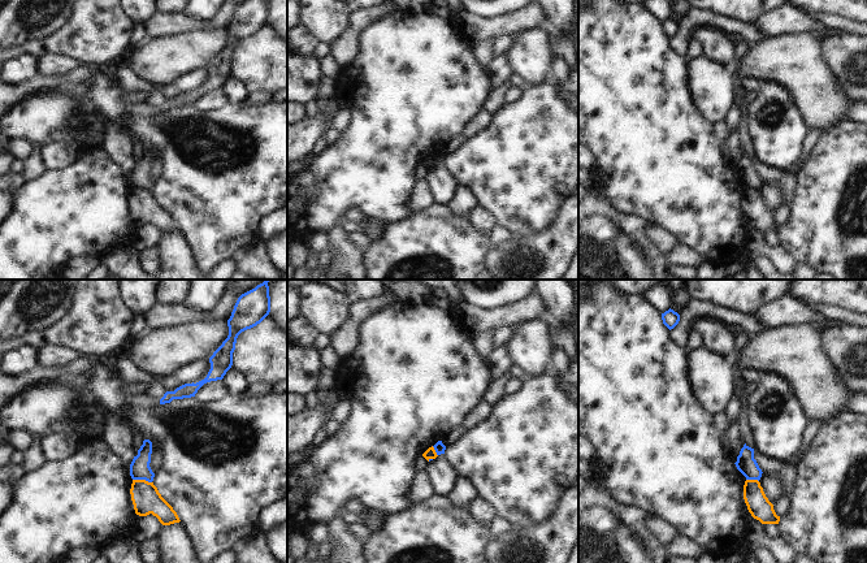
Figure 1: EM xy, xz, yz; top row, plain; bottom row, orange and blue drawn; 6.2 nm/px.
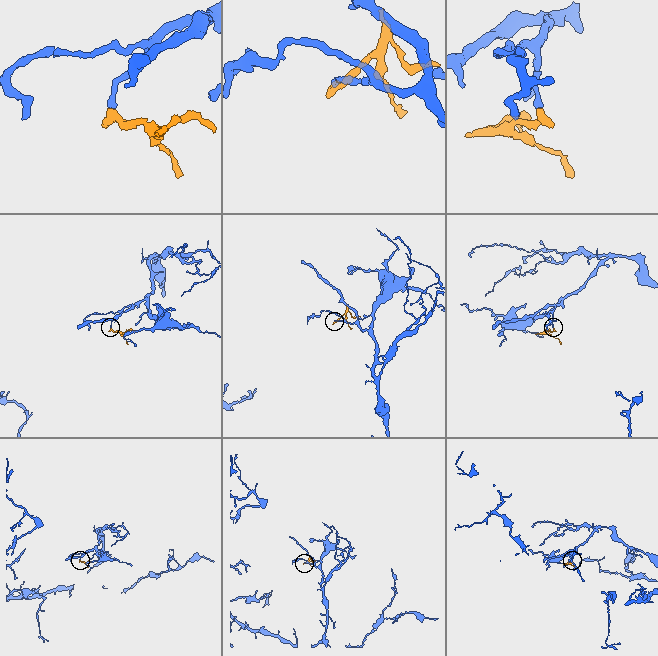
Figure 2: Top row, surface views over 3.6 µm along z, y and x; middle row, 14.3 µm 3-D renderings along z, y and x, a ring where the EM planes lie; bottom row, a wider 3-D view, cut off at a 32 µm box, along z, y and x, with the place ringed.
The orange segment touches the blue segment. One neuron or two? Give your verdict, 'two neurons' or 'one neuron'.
two neurons

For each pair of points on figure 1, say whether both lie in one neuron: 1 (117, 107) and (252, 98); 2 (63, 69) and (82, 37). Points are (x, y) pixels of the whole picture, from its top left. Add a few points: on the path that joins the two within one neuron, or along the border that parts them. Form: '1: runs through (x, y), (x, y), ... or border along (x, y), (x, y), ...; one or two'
1: border along (242, 103), (269, 104); two
2: border along (40, 57), (48, 53), (70, 55), (83, 65); two

